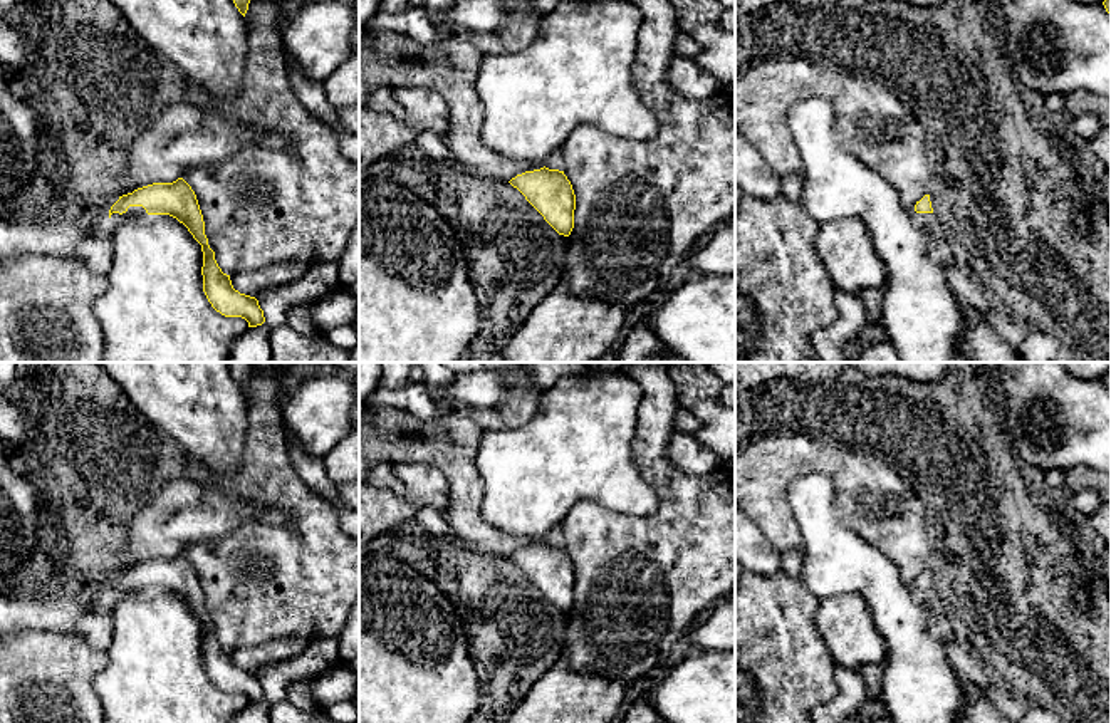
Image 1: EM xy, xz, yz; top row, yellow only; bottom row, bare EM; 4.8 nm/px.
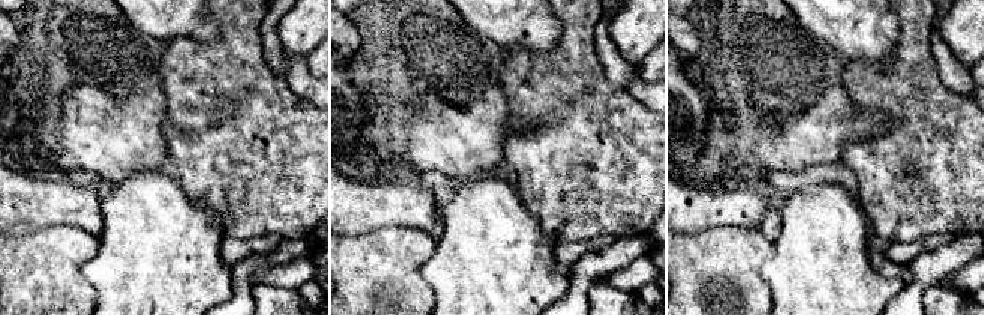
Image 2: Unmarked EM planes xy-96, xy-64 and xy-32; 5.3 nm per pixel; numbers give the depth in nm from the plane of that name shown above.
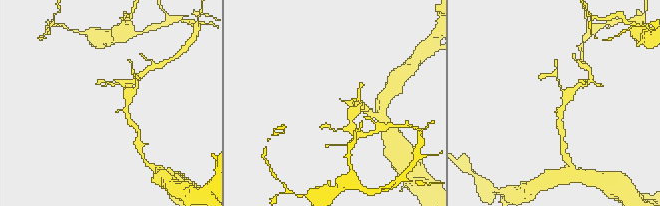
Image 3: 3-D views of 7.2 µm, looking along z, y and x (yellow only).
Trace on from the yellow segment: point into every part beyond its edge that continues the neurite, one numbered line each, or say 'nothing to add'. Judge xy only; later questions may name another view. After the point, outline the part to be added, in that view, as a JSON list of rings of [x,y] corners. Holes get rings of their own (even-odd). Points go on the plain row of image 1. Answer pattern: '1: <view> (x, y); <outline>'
1: xy (131, 587); [[[129,582],[126,589],[119,590],[119,589],[112,589],[109,597],[117,597],[123,594],[133,594],[133,592],[146,592],[146,585],[143,582]]]

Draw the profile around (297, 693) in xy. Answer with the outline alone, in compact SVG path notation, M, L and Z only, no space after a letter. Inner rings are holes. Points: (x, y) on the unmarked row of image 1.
M312 679L294 681L287 686L285 700L305 711L321 708L310 693Z

